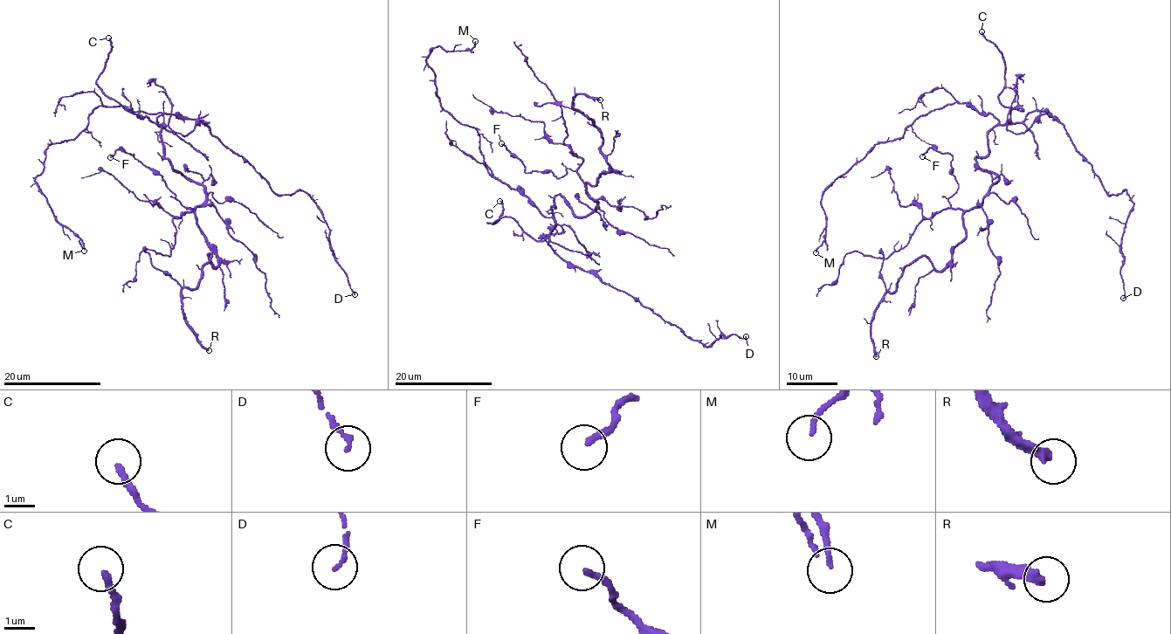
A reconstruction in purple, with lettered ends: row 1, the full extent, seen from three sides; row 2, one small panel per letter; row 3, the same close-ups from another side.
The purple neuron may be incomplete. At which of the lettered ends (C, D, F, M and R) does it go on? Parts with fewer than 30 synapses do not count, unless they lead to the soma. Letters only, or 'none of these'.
C, R

